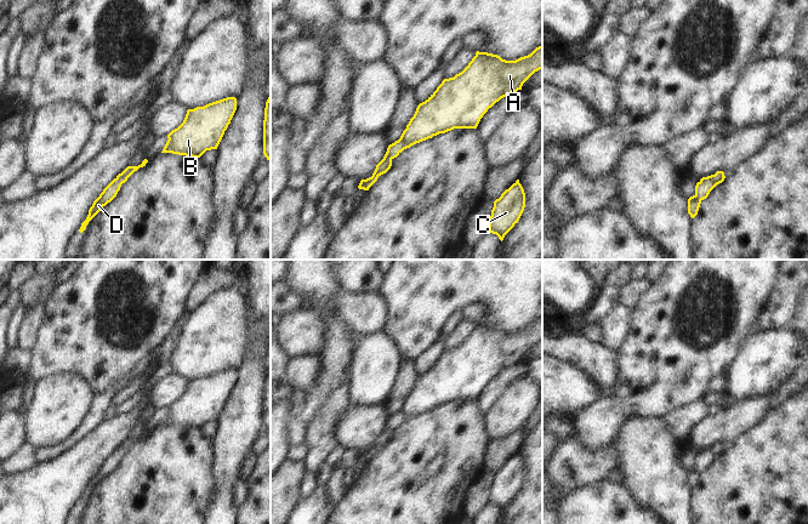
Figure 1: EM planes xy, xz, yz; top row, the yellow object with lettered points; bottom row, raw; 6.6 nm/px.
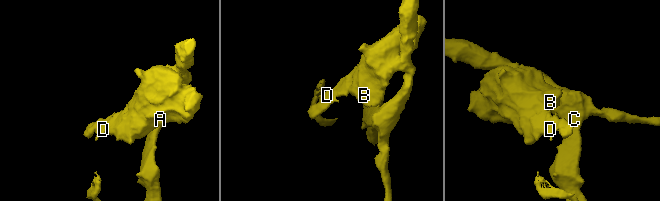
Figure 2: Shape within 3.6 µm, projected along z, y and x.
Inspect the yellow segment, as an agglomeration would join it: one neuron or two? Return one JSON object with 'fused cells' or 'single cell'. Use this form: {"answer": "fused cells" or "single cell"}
{"answer": "single cell"}

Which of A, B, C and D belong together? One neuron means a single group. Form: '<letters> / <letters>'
A B C D

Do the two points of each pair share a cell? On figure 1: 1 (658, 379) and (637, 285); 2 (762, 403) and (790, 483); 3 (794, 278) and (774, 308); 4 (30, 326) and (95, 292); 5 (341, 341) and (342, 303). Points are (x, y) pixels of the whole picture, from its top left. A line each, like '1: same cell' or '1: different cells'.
1: different cells
2: different cells
3: same cell
4: different cells
5: different cells

